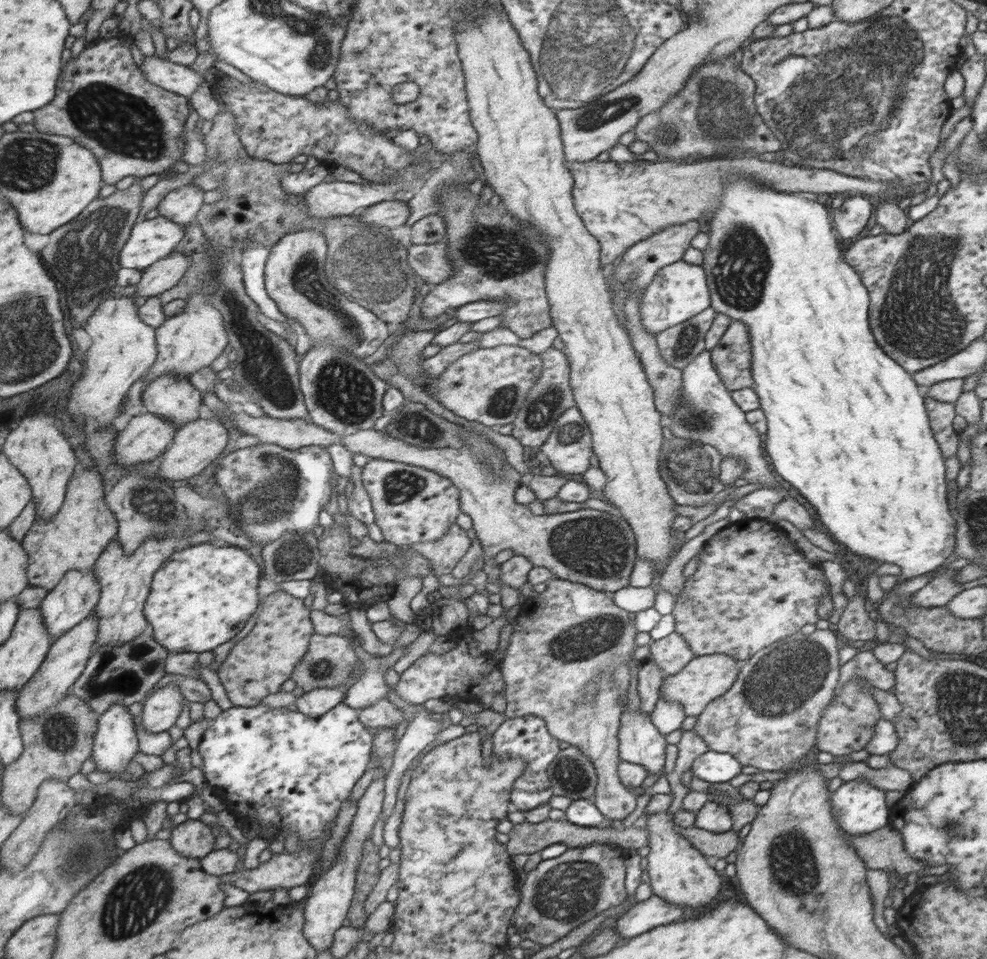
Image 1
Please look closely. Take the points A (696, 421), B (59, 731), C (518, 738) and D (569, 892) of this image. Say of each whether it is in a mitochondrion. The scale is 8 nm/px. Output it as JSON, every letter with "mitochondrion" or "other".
{"A":"mitochondrion","B":"mitochondrion","C":"other","D":"mitochondrion"}

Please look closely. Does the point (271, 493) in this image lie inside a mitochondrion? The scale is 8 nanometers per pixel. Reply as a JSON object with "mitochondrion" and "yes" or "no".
{"mitochondrion":"yes"}

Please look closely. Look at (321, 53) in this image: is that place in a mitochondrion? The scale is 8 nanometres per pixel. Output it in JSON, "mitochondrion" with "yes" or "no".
{"mitochondrion":"yes"}

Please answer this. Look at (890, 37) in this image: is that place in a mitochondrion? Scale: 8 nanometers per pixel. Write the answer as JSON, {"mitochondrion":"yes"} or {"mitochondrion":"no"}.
{"mitochondrion":"yes"}

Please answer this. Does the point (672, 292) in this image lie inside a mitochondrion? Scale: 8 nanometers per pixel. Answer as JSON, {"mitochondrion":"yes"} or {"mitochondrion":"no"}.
{"mitochondrion":"no"}

